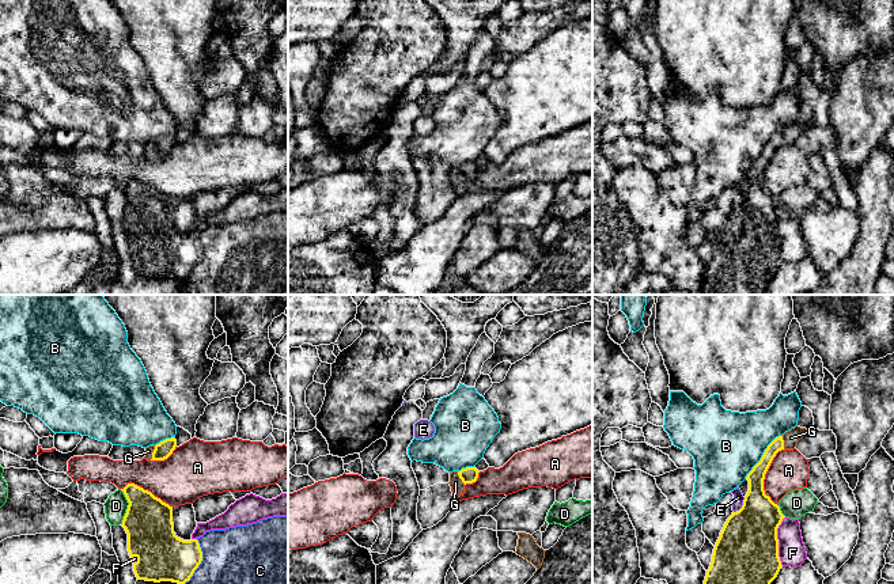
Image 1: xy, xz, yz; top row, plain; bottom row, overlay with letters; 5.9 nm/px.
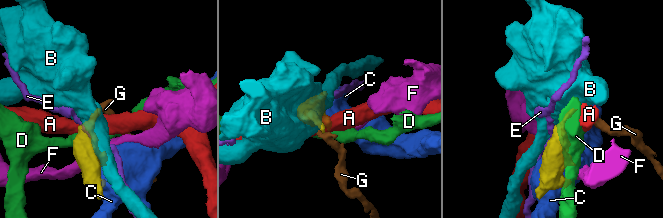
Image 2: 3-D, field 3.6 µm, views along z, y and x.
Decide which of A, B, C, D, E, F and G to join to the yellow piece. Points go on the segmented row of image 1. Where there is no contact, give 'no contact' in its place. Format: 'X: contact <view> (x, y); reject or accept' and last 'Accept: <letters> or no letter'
A: contact yz (764, 477); reject
B: contact yz (762, 455); reject
C: contact xy (200, 562); reject
D: contact xy (128, 507); reject
E: contact yz (742, 505); reject
F: contact yz (777, 542); reject
G: contact xz (459, 477); accept
Accept: G

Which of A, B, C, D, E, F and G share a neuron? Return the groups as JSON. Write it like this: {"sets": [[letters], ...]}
{"sets": [["A"], ["B"], ["C"], ["D"], ["E"], ["F"], ["G"]]}

